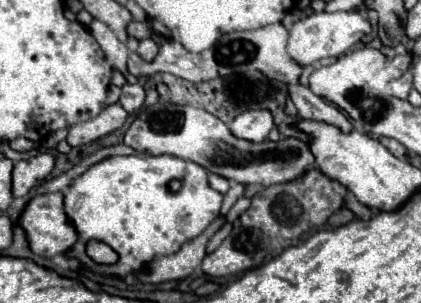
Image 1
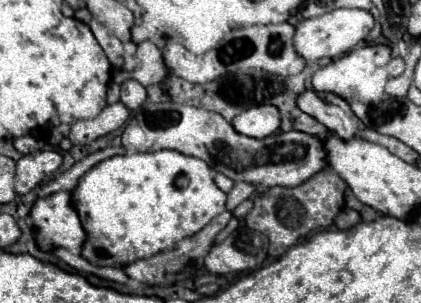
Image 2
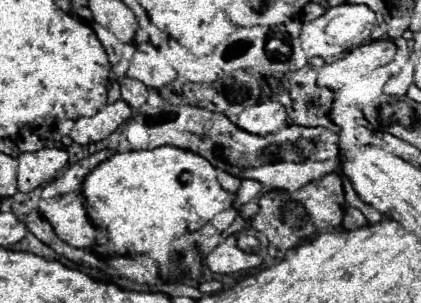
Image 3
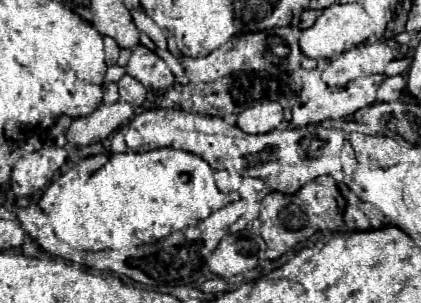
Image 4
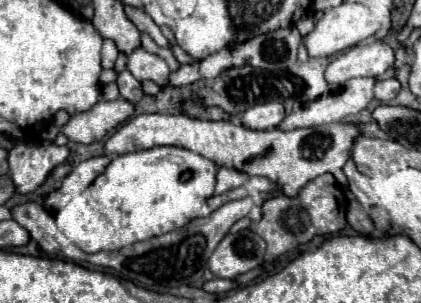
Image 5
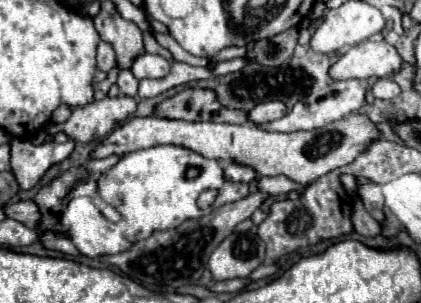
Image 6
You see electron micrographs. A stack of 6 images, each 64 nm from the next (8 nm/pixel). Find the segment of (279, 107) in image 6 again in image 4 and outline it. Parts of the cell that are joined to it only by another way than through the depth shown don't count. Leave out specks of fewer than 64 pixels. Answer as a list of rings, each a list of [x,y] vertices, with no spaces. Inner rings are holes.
[[[264,100],[256,102],[240,112],[236,118],[236,124],[250,134],[264,134],[270,130],[276,130],[284,120],[284,108],[278,102]]]

